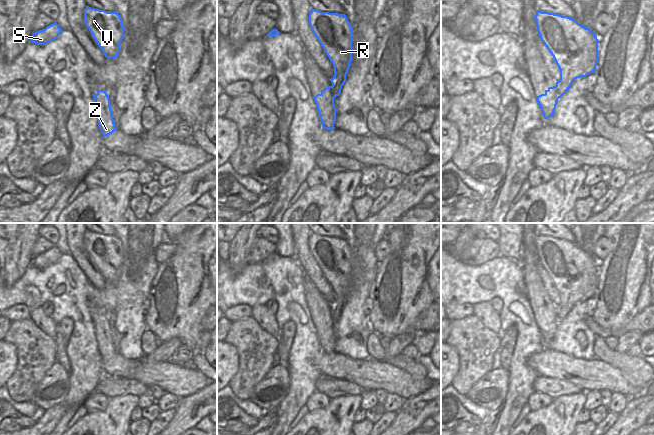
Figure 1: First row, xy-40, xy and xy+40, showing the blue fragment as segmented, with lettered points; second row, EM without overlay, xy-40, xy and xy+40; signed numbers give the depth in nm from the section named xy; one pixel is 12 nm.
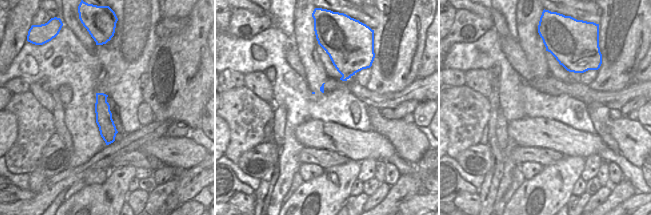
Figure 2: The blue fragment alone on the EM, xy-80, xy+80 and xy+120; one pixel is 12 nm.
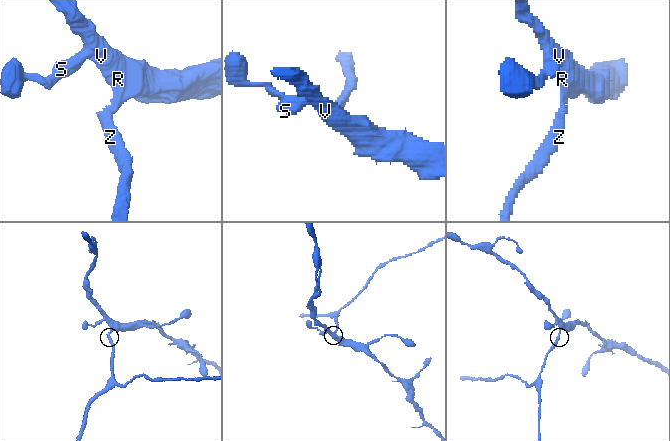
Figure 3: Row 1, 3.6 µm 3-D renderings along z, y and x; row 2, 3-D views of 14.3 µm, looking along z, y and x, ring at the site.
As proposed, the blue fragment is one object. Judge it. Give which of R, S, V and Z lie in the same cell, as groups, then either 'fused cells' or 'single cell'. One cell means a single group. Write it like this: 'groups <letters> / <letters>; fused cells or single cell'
groups R S V / Z; fused cells

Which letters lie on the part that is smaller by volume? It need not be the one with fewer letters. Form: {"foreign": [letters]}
{"foreign": ["Z"]}

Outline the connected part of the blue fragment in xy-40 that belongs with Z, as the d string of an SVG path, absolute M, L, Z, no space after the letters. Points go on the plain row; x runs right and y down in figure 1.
M97 314L97 317L92 320L96 329L98 351L103 360L108 360L116 354L109 320L104 314Z

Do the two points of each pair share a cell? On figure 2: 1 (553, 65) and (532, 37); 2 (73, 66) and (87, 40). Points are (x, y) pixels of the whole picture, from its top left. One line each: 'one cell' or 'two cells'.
1: two cells
2: two cells

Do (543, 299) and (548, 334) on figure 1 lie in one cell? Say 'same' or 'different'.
same

